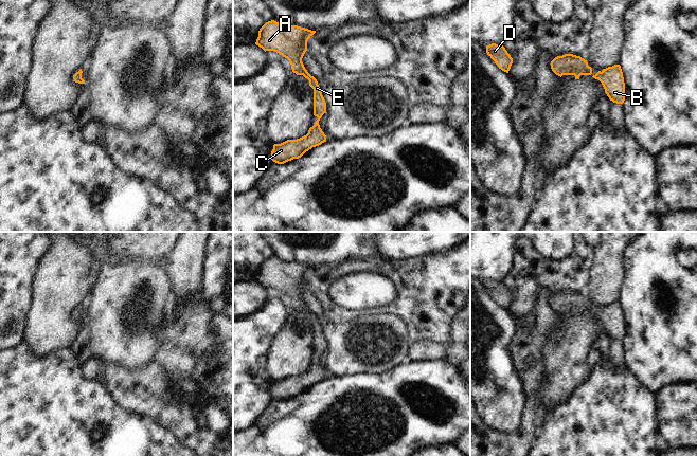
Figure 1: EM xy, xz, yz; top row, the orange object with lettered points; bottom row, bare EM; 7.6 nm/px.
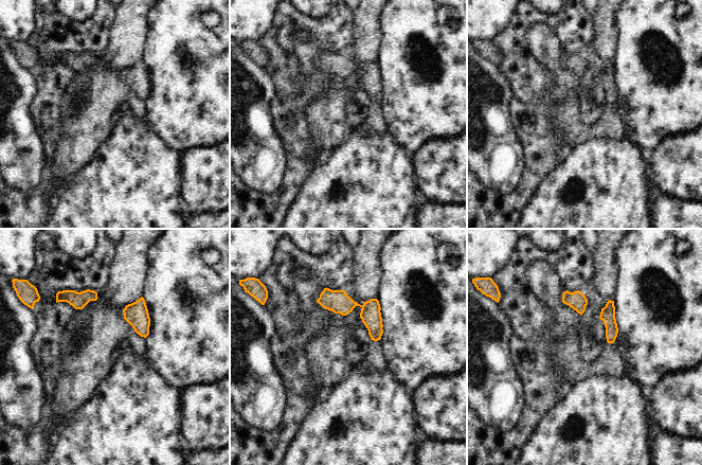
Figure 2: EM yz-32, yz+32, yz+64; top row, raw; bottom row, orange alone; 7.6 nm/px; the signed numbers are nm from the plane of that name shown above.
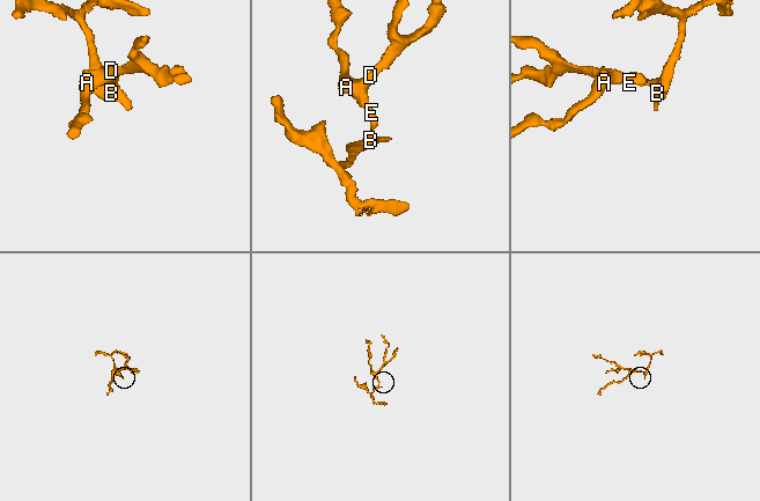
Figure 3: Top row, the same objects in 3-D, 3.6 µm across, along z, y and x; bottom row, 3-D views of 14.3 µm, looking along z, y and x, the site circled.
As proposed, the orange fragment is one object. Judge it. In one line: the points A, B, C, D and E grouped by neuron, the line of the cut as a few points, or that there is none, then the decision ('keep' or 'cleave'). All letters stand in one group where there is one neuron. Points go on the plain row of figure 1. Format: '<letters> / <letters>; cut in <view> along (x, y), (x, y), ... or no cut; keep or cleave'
A B C D E; no cut; keep

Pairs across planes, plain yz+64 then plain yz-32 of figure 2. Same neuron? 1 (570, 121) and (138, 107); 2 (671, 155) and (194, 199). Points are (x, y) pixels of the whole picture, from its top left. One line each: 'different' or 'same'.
1: same
2: same

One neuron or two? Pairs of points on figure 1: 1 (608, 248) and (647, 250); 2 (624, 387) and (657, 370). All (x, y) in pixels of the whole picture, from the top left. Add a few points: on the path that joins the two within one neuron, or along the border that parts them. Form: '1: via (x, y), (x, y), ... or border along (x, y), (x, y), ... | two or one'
1: border along (631, 242), (626, 248), (624, 254), (624, 273) | two
2: border along (626, 367), (643, 385), (655, 394) | two

